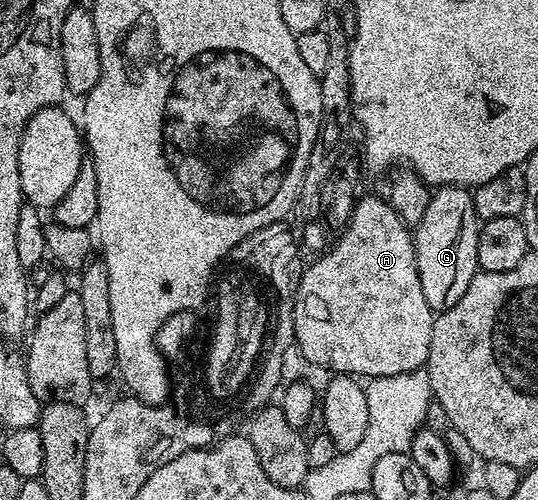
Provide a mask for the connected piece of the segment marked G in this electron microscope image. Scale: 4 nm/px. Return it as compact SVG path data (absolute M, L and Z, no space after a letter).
M468 187L436 188L430 194L430 203L412 236L419 281L423 297L427 297L427 305L434 313L451 309L451 305L455 305L455 301L467 293L467 285L471 285L479 270L479 220L472 190Z

